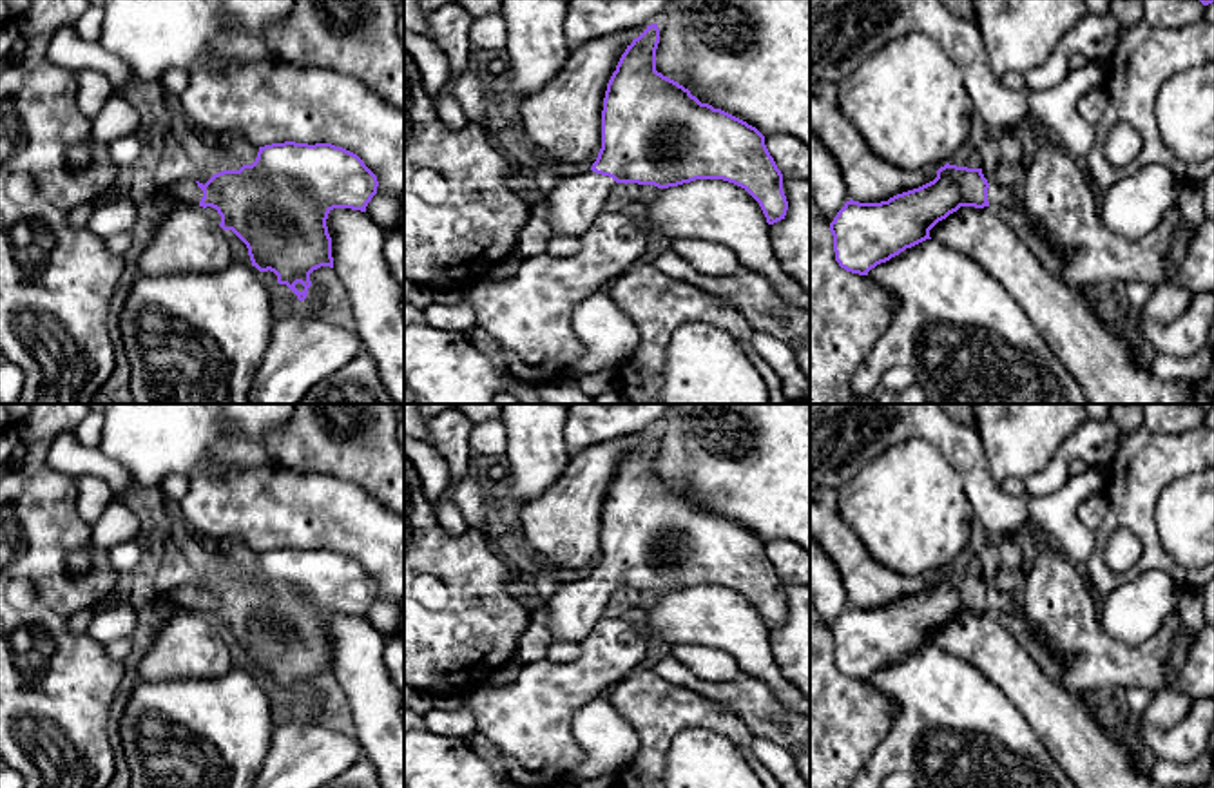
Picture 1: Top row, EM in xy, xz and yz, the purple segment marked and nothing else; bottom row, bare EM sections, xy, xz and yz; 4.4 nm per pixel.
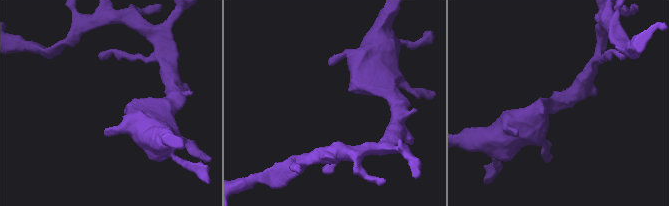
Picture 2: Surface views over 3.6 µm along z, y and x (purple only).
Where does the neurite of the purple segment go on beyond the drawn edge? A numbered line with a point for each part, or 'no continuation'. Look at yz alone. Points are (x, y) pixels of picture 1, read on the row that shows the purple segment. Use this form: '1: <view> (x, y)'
1: yz (999, 194)

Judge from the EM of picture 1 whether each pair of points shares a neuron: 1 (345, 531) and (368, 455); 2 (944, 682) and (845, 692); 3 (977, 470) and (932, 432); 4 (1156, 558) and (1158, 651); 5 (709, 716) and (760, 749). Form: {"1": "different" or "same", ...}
{"1": "different", "2": "different", "3": "same", "4": "different", "5": "different"}

